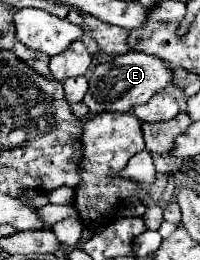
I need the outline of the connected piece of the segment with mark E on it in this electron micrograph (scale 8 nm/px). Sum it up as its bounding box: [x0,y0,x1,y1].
[83,51,175,113]

